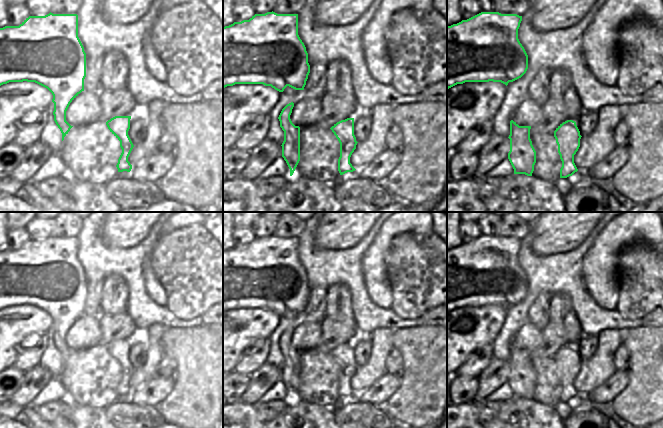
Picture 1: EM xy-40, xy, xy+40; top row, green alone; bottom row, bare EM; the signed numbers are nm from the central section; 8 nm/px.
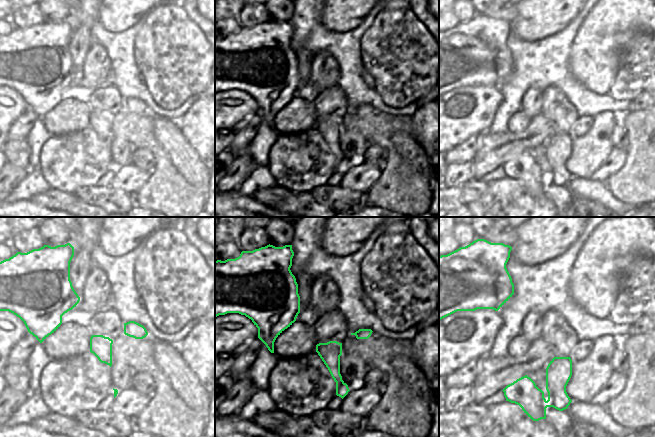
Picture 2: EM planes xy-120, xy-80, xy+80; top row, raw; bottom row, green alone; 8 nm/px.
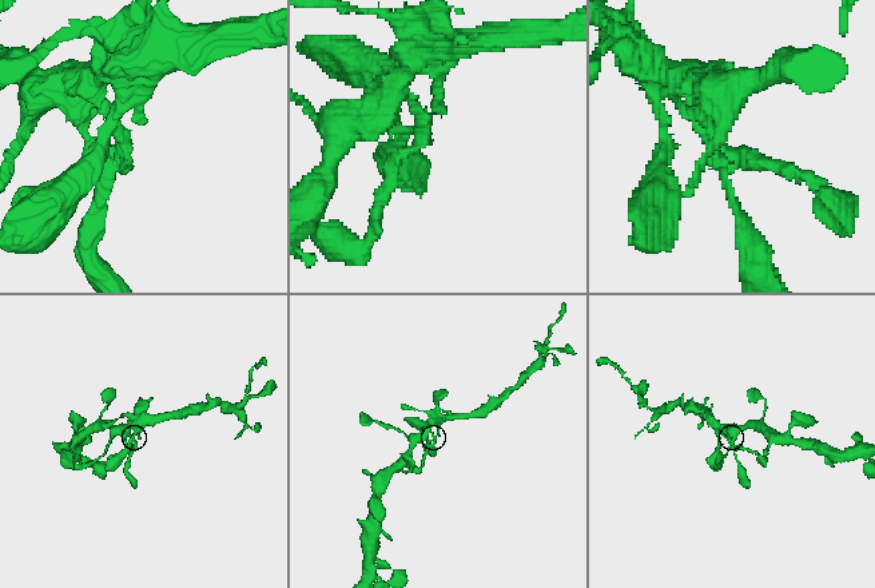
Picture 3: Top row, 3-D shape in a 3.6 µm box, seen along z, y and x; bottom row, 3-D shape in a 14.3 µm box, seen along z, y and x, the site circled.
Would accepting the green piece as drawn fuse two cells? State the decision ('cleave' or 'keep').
keep

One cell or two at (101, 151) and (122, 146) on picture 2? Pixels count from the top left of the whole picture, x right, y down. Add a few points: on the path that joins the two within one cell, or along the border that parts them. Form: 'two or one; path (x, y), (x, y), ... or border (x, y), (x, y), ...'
two; border (109, 143), (109, 153), (113, 163)

